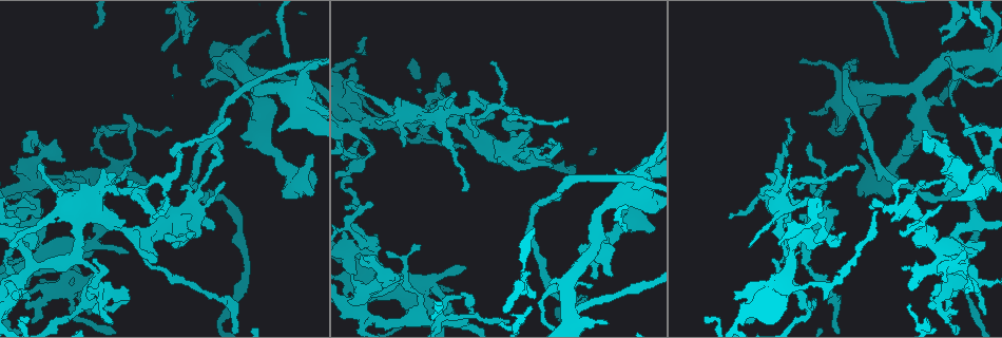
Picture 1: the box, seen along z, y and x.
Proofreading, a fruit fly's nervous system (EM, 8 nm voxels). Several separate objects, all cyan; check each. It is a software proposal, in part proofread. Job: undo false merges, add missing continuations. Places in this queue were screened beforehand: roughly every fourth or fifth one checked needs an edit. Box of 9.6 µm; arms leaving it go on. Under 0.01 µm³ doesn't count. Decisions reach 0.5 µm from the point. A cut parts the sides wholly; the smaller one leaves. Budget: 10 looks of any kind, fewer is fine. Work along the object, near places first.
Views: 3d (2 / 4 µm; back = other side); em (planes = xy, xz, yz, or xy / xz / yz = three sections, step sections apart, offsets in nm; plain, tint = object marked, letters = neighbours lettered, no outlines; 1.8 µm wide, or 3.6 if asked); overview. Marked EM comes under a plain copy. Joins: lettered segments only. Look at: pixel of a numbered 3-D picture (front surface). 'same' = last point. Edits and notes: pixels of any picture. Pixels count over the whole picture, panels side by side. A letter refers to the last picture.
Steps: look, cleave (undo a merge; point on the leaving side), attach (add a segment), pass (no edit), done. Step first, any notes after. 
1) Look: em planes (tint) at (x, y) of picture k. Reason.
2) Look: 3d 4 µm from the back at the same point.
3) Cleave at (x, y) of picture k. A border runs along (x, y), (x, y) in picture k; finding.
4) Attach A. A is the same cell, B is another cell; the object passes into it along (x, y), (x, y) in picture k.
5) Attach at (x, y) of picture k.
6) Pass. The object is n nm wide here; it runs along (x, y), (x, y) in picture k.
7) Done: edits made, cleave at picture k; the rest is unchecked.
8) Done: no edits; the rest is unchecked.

Look: em 3.6 µm planes (letters) at (404, 291) of picture 1. Arms run side by side.

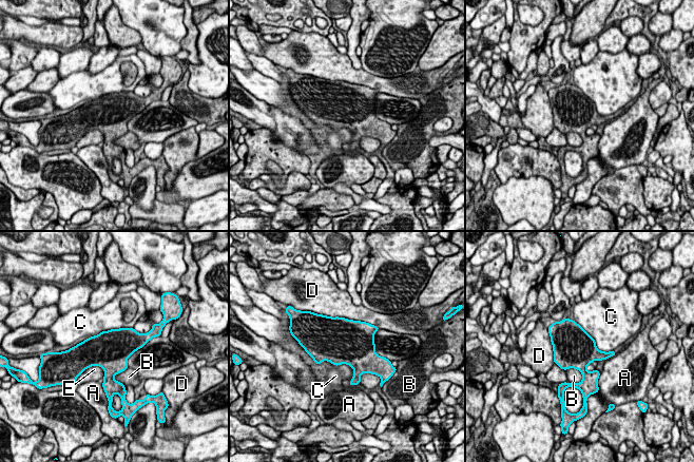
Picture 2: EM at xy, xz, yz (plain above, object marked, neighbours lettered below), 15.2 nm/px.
Pass. The object is 600 nm wide here; A, B, C, D and E are other cells; a border runs along (573, 320), (600, 350), (613, 350) in picture 2; continuous, no second cell.

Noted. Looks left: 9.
Look: em yz step 8 (tint) at (438, 321) of picture 1. Sharp bend.

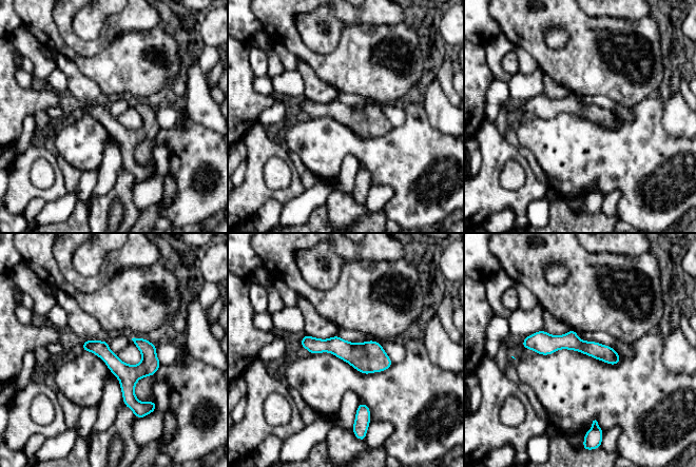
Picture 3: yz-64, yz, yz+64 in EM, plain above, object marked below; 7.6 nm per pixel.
Look: em xz step 8 (letters) at the same point. Cut it another way.

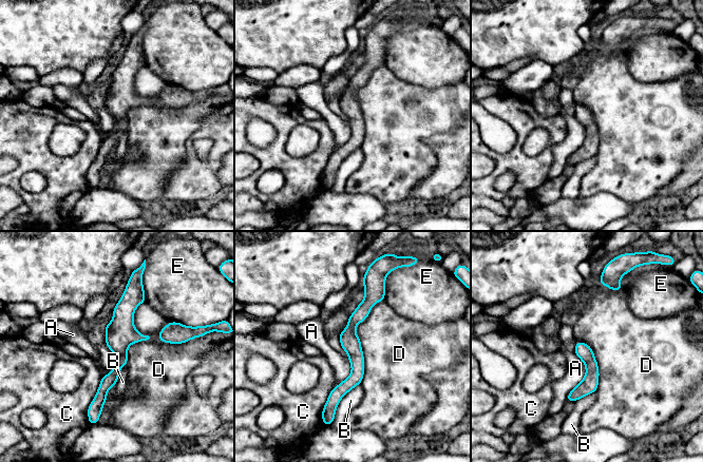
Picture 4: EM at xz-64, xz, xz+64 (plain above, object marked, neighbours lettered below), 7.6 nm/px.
Pass. The object is 120 nm wide here; A, B, C, D and E are other cells; all the same cell.

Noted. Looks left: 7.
Look: 3d 2 µm at (823, 299) of picture 1. Tapers out.

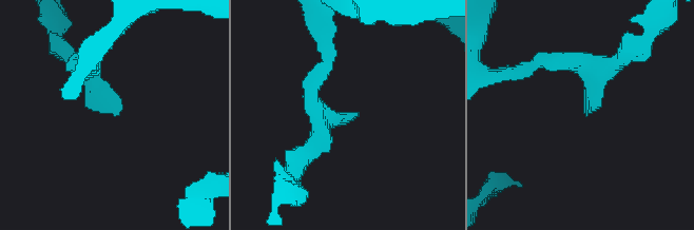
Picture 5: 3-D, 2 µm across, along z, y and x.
Look: em planes (letters) at (116, 114) of picture 5. Need the tissue.

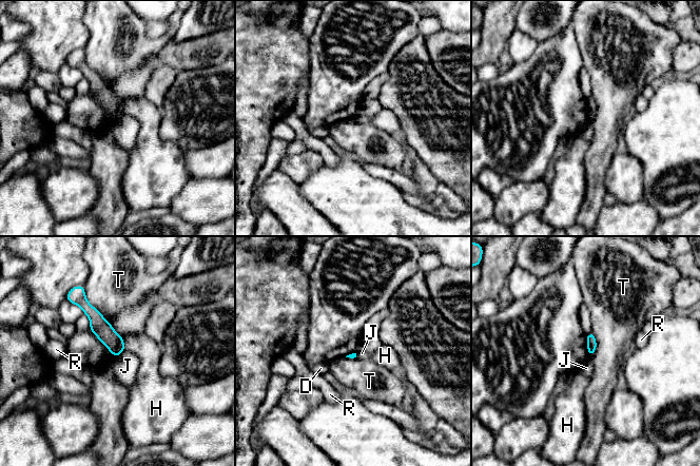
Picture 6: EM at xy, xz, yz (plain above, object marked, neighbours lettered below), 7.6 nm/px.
Pass. D, H, J, R and T are other cells; it runs along (84, 301), (114, 342), (116, 353) in picture 6; none of them fits.

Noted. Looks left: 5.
Look: 3d 4 µm at (192, 193) of picture 1. Touches itself.

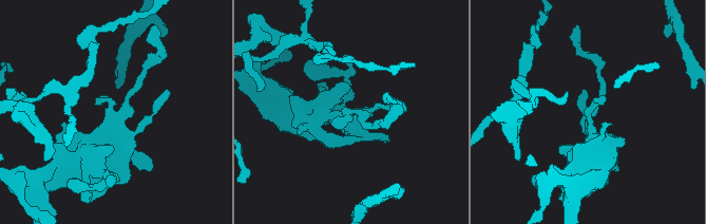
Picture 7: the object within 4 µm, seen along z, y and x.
Look: em yz step 8 (tint) at (346, 112) of picture 7.

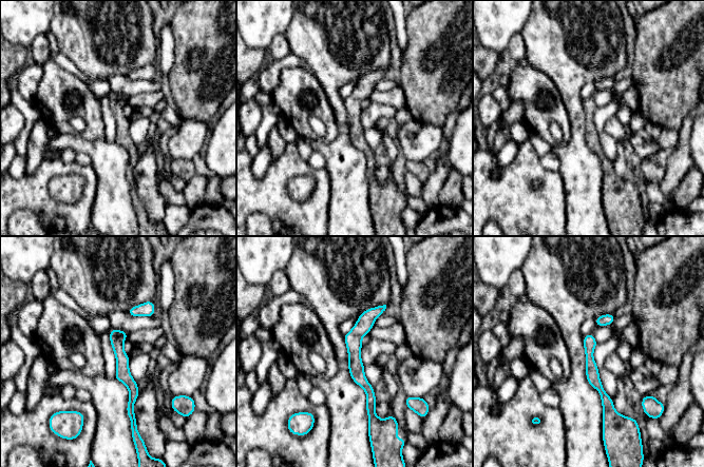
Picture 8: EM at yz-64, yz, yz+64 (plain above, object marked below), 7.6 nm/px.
Look: em planes (letters) at the same point.

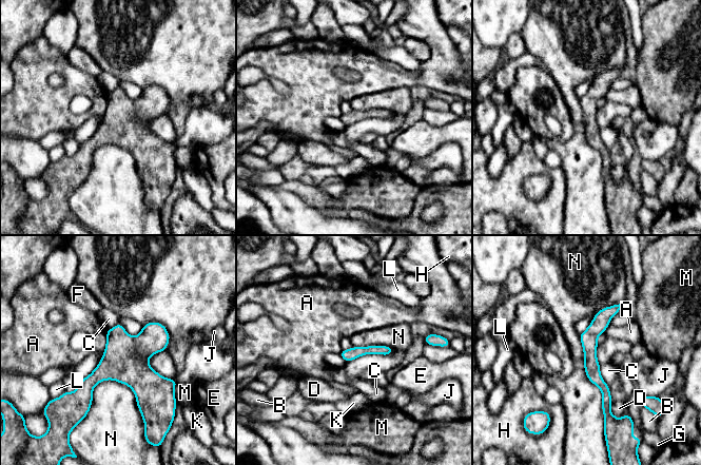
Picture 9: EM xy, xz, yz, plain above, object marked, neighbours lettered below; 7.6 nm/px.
Pass. A, B, C, D, E, F, G, H, J, K, L, M and N are other cells; a border runs along (93, 387), (125, 384), (143, 422) in picture 9; continuous, no second cell.

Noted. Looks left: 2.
Look: em planes (tint) at (942, 43) of picture 1. Tapers out.

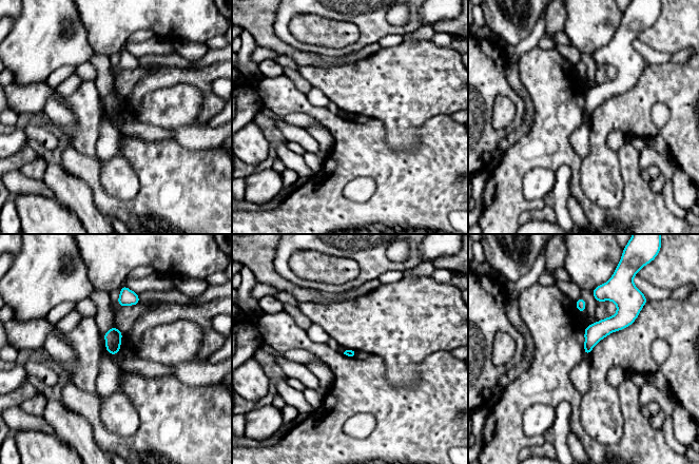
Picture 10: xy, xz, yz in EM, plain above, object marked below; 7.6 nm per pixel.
Look: em planes (letters) at the same point. What lies round it.

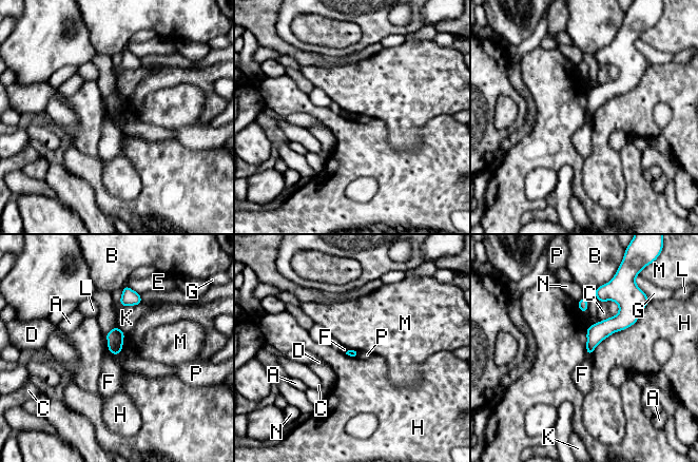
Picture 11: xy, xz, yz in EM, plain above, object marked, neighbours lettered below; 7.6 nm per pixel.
Pass. The longest contact is with H, 550 nm; A, B, C, D, E, F, G, H, K, L, M, N and P are other cells; a border runs along (645, 306), (589, 355) in picture 11; none of them fits.

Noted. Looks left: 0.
Done: no edits; the rest is unchecked.

